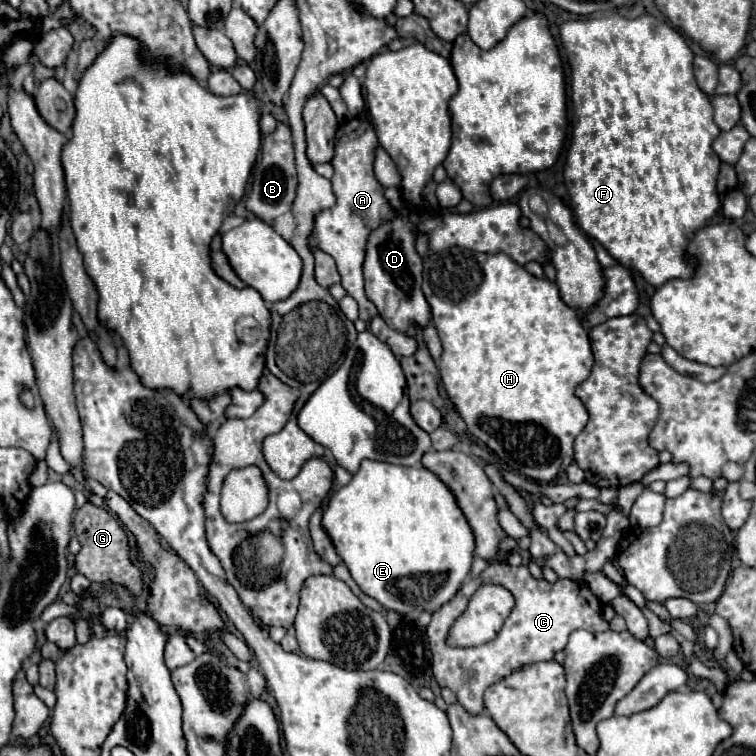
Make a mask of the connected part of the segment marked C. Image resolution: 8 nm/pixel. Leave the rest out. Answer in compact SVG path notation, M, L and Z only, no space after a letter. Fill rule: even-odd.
M495 562L495 564L489 564L481 576L477 580L467 580L465 586L459 588L459 592L447 602L443 604L439 610L433 612L433 618L427 626L427 636L429 636L429 646L431 646L431 654L433 654L433 676L437 680L437 684L441 688L451 688L459 700L459 704L469 712L469 714L481 714L483 712L483 692L487 690L487 686L499 682L501 678L513 674L515 670L519 670L519 666L529 666L529 664L535 664L535 662L545 662L545 660L553 660L555 652L563 650L567 646L567 638L573 630L577 628L585 628L589 632L605 632L609 630L609 622L603 618L603 610L601 610L601 616L599 616L599 606L603 608L603 604L599 602L599 598L589 590L589 586L585 582L573 582L573 580L557 580L557 582L547 582L547 580L535 580L527 566L517 566L517 568L511 568L509 564L501 564L501 562ZM485 582L497 582L501 586L505 586L513 596L515 596L515 608L511 612L511 616L507 618L501 634L483 644L483 646L475 646L475 648L453 648L453 646L447 646L447 634L449 634L449 628L453 624L453 620L463 612L463 608L467 606L469 598L473 596L473 592L485 584Z

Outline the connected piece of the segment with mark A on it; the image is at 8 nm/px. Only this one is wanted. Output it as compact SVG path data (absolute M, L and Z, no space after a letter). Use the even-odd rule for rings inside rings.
M353 120L353 122L345 124L345 128L353 128L353 130L343 132L335 140L337 158L333 158L333 162L331 162L335 168L331 184L333 184L333 192L337 196L337 204L329 210L323 210L315 218L315 232L311 234L309 244L311 244L311 248L321 248L335 258L337 270L341 274L341 286L345 288L345 292L351 298L357 300L359 318L369 322L379 312L377 312L375 304L369 302L369 298L365 296L365 290L363 290L363 268L361 266L363 266L363 258L365 258L365 244L367 244L369 232L375 230L381 224L381 220L395 214L395 210L389 206L389 202L385 202L383 186L377 182L377 178L373 174L373 158L375 158L375 148L379 144L373 126L369 122Z

